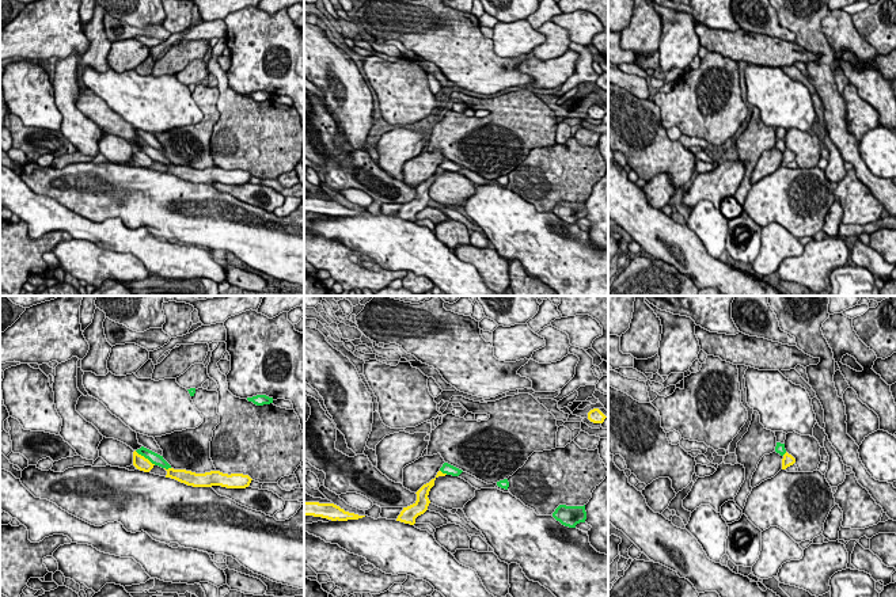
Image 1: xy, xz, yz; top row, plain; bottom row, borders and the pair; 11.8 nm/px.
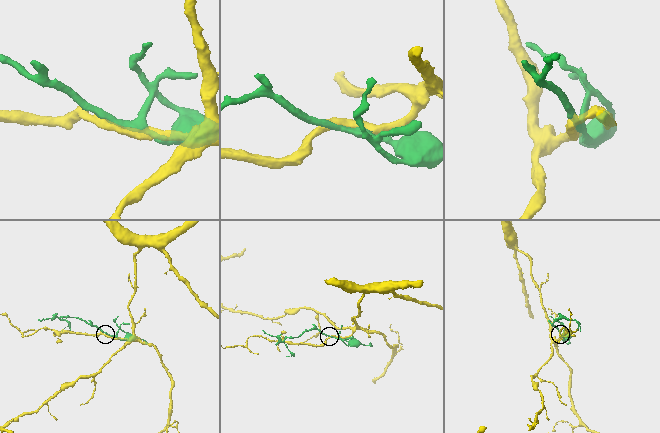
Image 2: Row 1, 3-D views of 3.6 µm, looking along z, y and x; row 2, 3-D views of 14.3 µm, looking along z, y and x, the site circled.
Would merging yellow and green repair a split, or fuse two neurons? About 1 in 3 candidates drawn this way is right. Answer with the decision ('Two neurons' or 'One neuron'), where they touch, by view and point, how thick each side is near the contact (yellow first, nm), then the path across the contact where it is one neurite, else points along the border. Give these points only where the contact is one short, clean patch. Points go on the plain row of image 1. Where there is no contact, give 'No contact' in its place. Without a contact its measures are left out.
One neuron. Touches yellow at xy (144, 153). Thickness 160 nm (yellow) against 130 nm

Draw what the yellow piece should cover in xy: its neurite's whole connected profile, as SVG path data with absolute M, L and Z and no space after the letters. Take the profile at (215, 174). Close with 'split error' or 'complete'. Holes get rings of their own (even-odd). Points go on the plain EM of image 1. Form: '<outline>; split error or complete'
M141 142L133 148L133 161L144 168L149 168L155 161L167 167L166 174L175 175L181 179L193 183L212 183L221 182L227 185L246 185L251 179L251 174L243 170L223 170L220 167L210 167L205 170L195 170L186 166L174 166L163 152Z; split error

